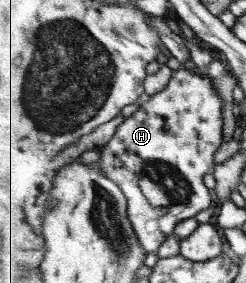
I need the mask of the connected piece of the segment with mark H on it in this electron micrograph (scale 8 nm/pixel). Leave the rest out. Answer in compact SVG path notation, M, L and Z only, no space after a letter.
M178 69L173 71L173 77L169 82L169 85L159 92L150 96L149 100L140 105L138 110L132 113L129 117L126 117L124 121L117 127L112 138L100 149L101 158L98 165L103 168L103 172L107 174L108 178L111 178L127 195L128 214L131 218L136 236L140 240L140 244L146 253L156 252L163 246L163 243L167 239L175 234L176 225L179 222L188 220L200 214L202 210L206 210L208 206L214 206L214 191L208 189L208 186L204 186L204 176L213 172L216 168L215 154L224 142L224 103L222 97L217 93L214 88L214 83L211 81L210 76L202 76L194 73L188 69Z

